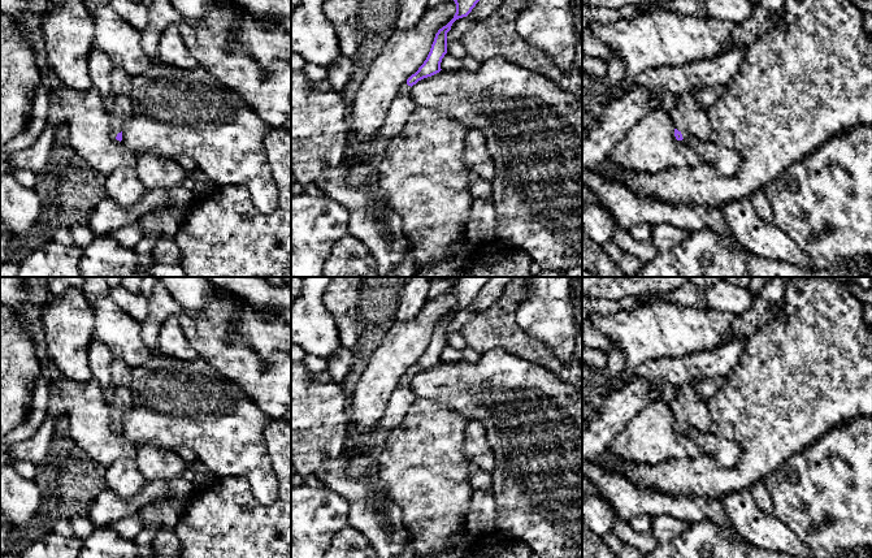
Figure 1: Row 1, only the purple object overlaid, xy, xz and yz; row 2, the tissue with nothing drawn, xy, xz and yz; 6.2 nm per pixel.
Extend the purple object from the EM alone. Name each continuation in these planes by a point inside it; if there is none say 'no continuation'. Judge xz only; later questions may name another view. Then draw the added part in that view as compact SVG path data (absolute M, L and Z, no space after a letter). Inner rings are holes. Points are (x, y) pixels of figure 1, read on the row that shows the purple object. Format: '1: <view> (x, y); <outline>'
1: xz (400, 108); M405 83L400 87L391 101L386 118L377 133L382 140L390 142L394 137L396 137L404 127L411 113L417 107L413 99L409 96L409 90L411 86Z

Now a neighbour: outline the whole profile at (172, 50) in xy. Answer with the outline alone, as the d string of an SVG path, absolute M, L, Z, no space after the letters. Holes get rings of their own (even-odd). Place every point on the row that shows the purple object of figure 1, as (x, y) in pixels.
M178 22L169 25L161 35L159 43L157 61L181 69L195 69L199 66L196 59L187 49Z

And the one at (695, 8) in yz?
M669 0L669 1L645 1L637 5L625 5L615 10L587 10L582 8L582 30L596 30L600 26L615 22L620 18L630 20L650 8L669 8L674 12L704 18L707 12L704 0Z

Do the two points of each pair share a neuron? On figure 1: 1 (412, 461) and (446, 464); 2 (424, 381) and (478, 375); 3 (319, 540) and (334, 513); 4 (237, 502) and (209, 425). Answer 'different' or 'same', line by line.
1: same
2: same
3: same
4: different

